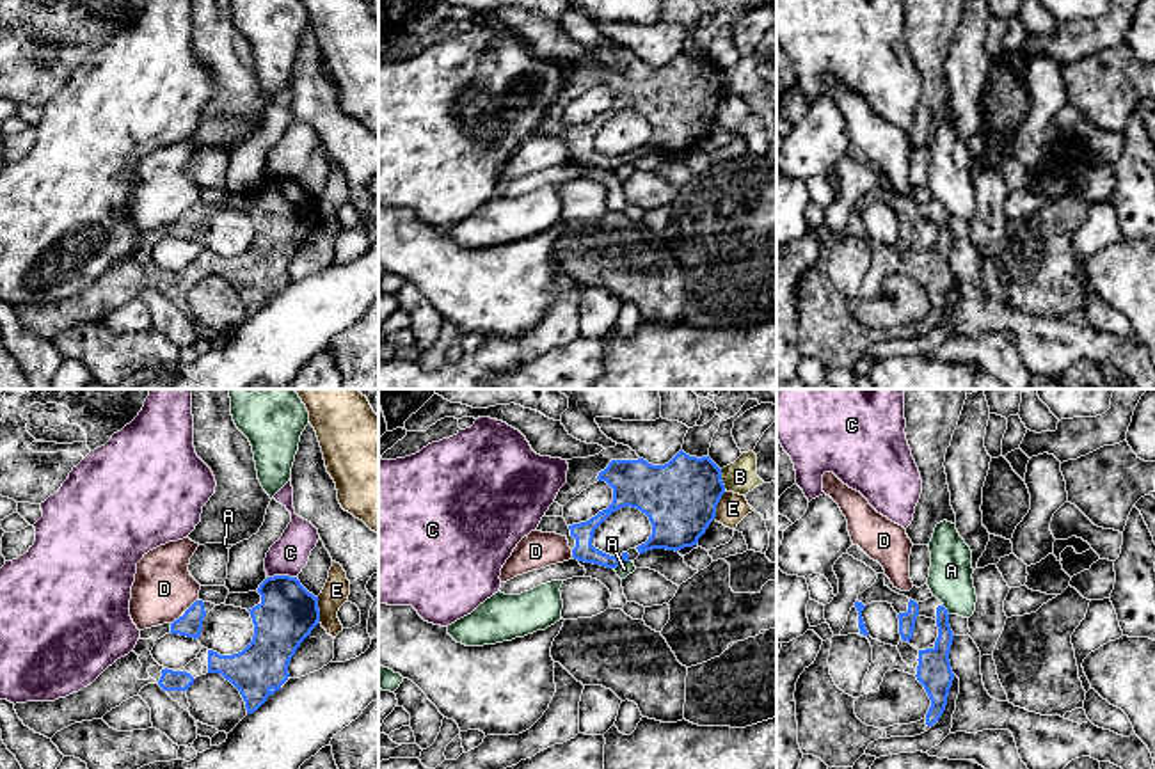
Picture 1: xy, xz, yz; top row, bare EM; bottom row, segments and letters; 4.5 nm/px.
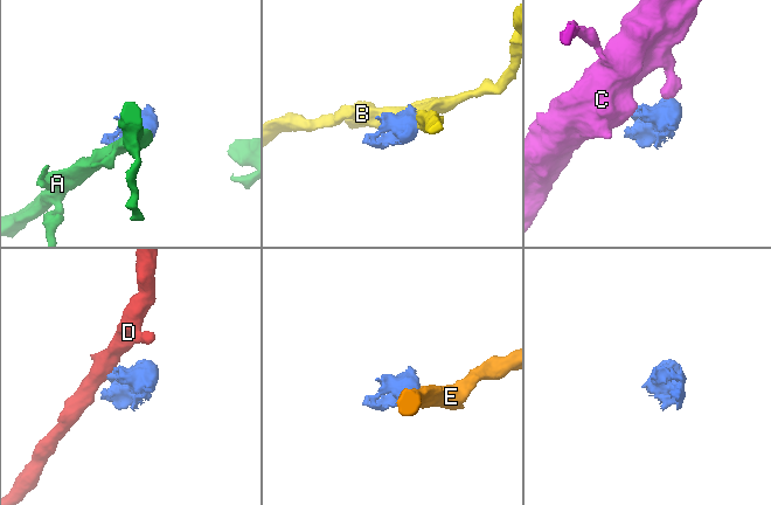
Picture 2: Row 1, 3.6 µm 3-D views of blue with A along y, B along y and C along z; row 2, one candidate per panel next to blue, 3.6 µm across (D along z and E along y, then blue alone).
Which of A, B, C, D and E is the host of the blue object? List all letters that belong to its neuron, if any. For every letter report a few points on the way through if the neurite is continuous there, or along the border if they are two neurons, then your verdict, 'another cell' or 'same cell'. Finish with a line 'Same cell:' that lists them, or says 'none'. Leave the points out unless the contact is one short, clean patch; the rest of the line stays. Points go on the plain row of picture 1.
A: along xz (628, 162), (613, 171) | another cell
B: along xz (720, 71), (720, 82), (725, 91) | another cell
C: another cell
D: along xy (196, 201), (183, 214) | another cell
E: along xz (725, 93), (713, 121) | another cell
Same cell: none

